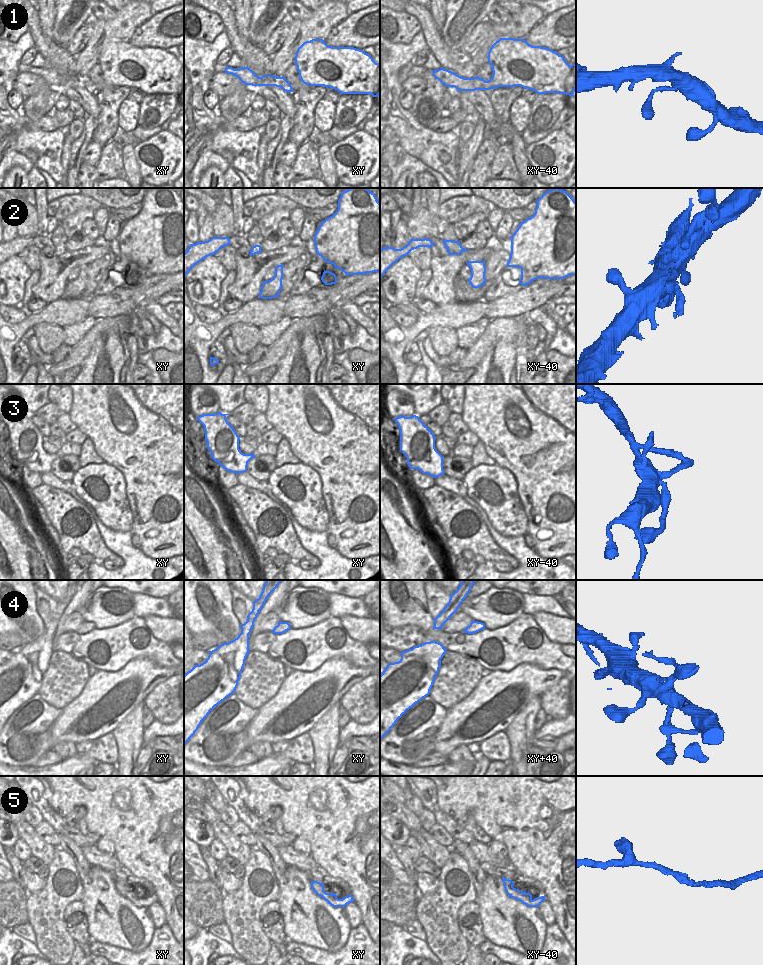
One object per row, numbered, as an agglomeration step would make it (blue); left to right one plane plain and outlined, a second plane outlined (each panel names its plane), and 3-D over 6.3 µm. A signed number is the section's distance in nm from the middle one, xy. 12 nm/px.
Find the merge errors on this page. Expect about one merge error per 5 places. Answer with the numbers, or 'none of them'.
none of them

